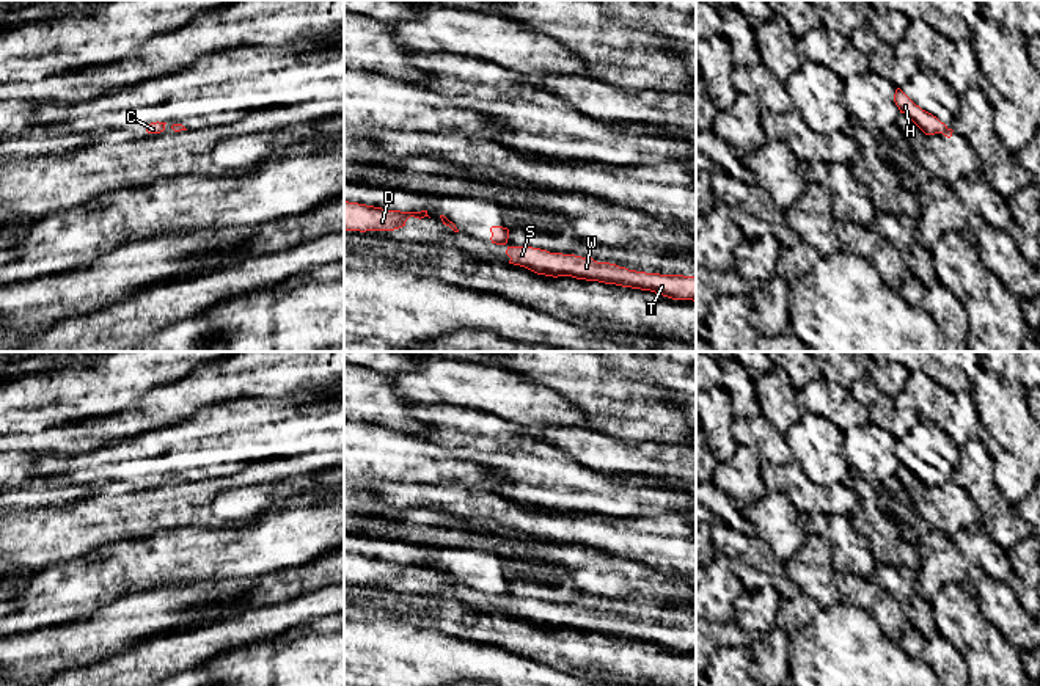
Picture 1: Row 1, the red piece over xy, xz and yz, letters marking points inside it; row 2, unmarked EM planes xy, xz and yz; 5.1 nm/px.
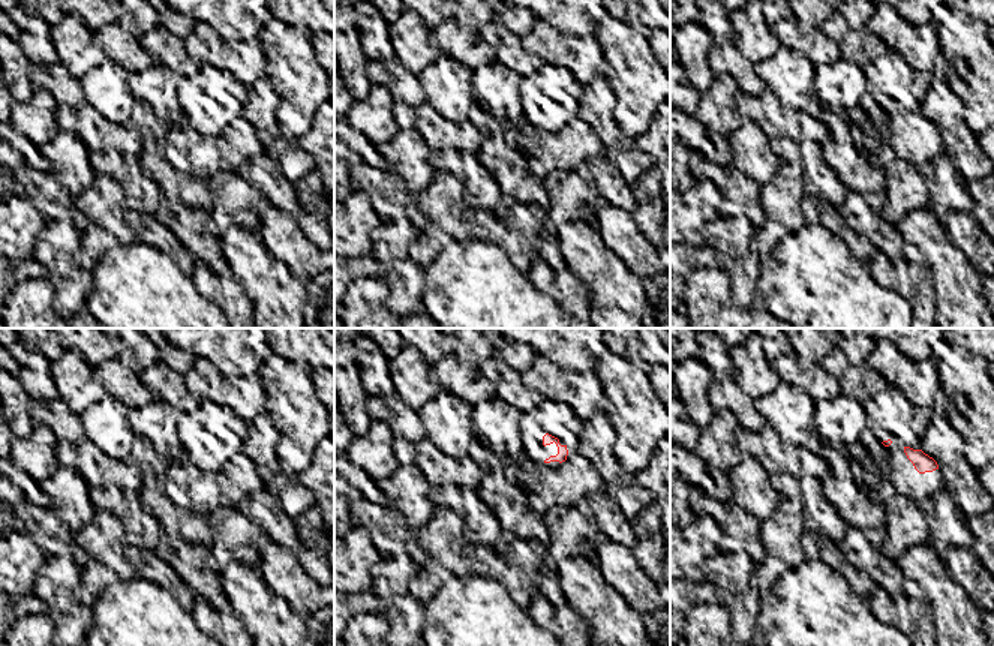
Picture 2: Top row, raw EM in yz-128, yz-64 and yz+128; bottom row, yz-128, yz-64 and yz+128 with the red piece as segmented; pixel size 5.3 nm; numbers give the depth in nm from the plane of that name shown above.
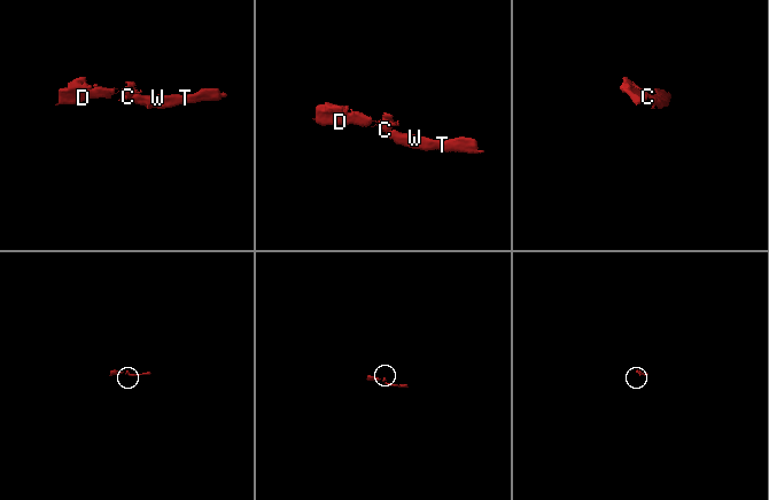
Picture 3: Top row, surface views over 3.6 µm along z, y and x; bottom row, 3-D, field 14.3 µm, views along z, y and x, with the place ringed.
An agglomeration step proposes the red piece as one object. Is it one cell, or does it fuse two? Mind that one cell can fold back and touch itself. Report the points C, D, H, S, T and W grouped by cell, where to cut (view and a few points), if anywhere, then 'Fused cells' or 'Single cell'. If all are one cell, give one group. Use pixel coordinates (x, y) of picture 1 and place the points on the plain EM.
Groups: C D H / S T W. Split along yz (948, 481), (943, 485). Fused cells

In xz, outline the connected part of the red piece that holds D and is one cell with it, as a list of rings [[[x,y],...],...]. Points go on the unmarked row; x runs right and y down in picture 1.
[[[344,553],[344,582],[394,582],[410,570],[429,568],[427,562],[401,564]]]

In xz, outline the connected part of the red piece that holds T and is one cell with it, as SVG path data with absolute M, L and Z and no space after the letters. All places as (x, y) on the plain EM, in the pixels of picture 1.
M507 598L509 615L525 618L545 628L572 628L622 639L650 642L672 651L696 653L696 628L660 626L628 622L592 609L550 604L533 598Z

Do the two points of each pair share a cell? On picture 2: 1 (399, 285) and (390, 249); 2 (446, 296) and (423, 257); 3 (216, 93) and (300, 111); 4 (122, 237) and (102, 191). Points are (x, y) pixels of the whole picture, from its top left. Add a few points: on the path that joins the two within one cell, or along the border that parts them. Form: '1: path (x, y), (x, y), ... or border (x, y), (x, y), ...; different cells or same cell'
1: path (395, 276), (390, 258); same cell
2: border (444, 248), (425, 269); different cells
3: border (278, 93), (278, 128), (288, 141); different cells
4: path (110, 225), (104, 203); same cell

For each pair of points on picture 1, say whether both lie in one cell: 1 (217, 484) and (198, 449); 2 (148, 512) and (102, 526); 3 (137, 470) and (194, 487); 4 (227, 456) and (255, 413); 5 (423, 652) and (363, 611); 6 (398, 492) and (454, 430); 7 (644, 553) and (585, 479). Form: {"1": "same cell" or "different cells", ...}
{"1": "different cells", "2": "same cell", "3": "different cells", "4": "different cells", "5": "different cells", "6": "different cells", "7": "different cells"}

